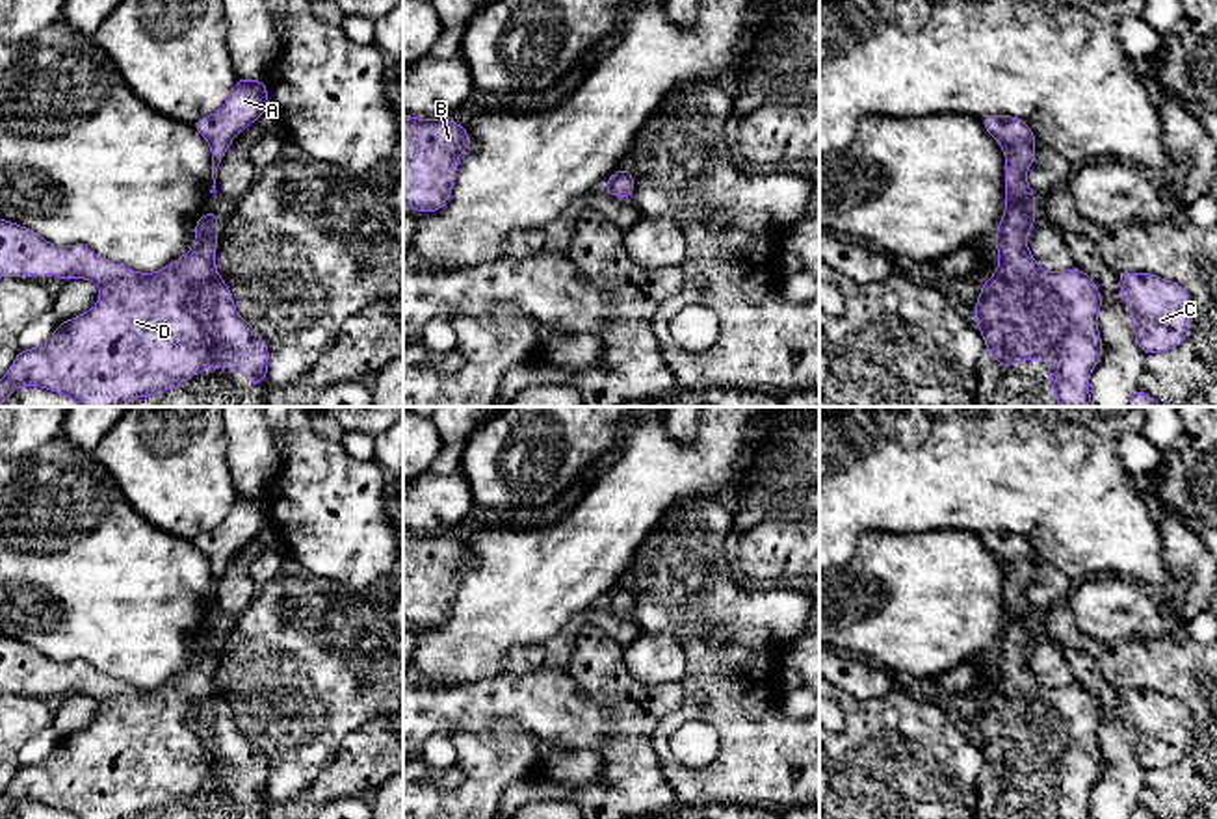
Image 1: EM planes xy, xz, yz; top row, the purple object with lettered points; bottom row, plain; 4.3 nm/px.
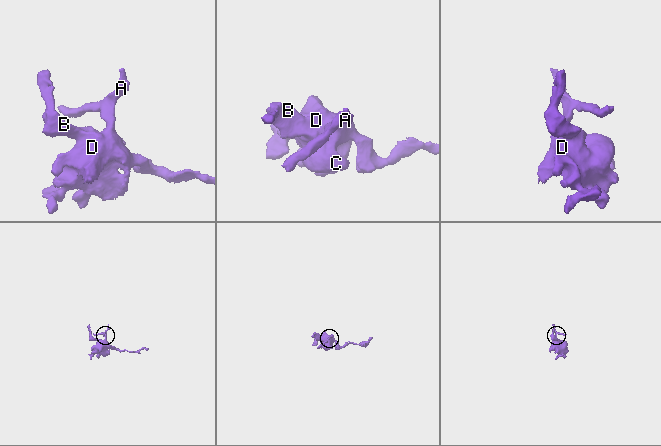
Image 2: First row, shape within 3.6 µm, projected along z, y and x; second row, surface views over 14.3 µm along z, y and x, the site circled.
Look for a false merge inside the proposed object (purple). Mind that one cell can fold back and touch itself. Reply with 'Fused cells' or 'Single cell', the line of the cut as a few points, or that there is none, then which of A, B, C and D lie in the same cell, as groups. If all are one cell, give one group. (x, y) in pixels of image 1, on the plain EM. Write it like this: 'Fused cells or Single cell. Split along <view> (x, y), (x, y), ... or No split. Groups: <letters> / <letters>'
Single cell. No split. Groups: A B C D

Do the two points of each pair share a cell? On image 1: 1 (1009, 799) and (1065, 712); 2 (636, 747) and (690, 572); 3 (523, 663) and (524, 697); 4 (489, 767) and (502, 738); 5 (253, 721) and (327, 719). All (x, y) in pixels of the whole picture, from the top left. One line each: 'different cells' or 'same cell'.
1: same cell
2: different cells
3: different cells
4: same cell
5: same cell

